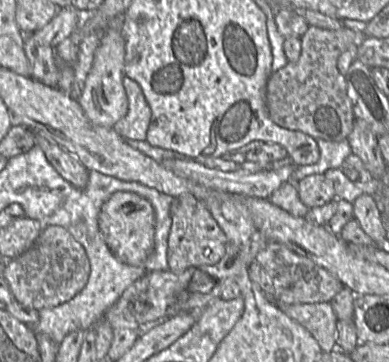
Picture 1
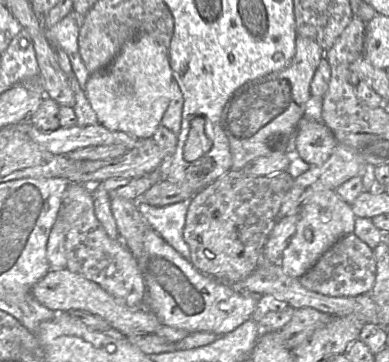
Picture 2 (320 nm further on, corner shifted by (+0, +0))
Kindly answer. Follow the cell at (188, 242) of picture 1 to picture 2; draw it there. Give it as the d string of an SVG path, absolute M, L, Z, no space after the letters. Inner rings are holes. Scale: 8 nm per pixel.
M230 170L194 194L183 229L193 266L223 283L235 283L252 274L261 264L264 246L280 219L282 202L293 183L287 171L257 177Z

